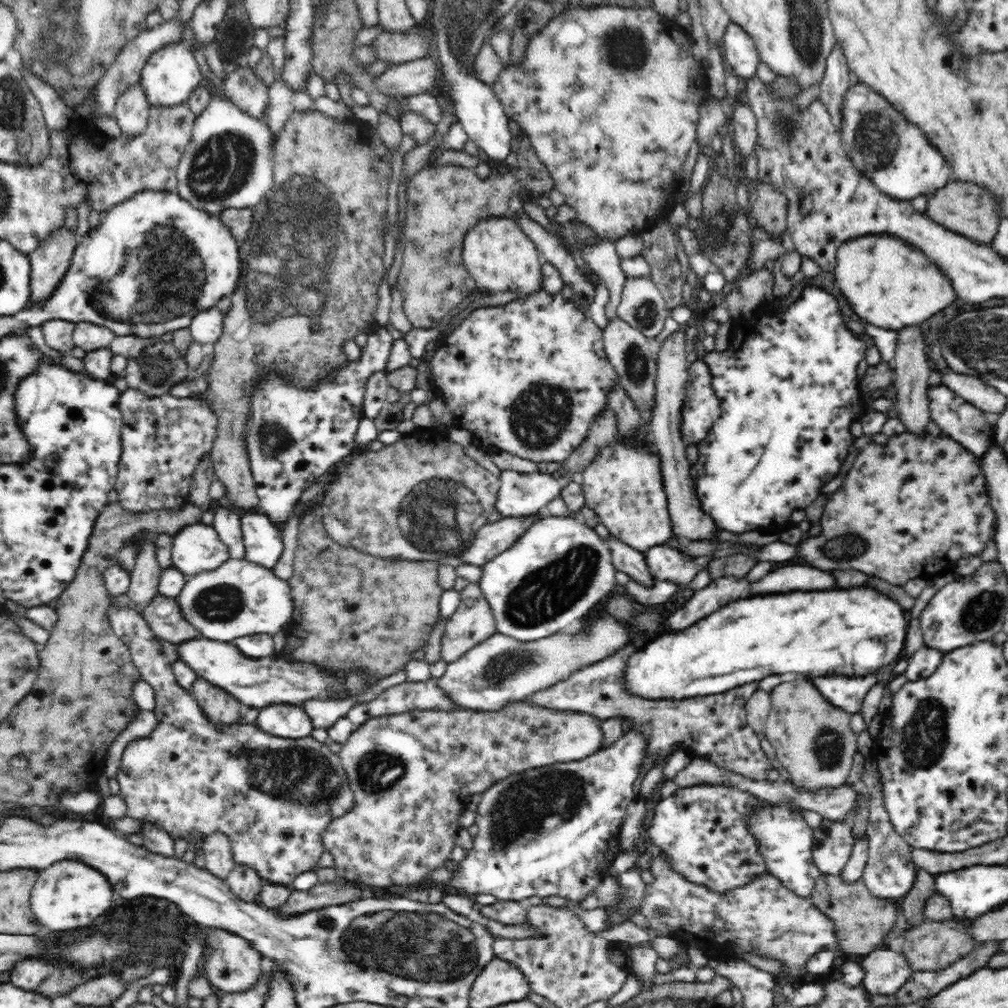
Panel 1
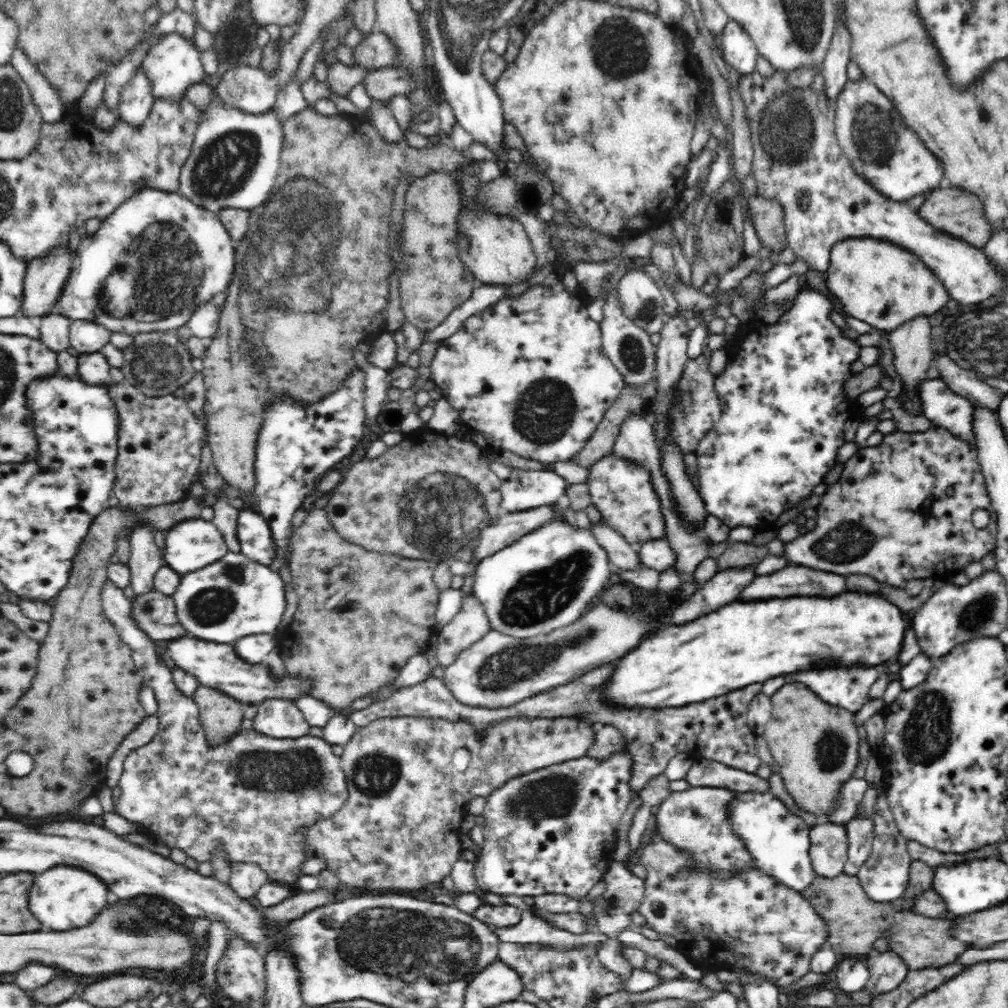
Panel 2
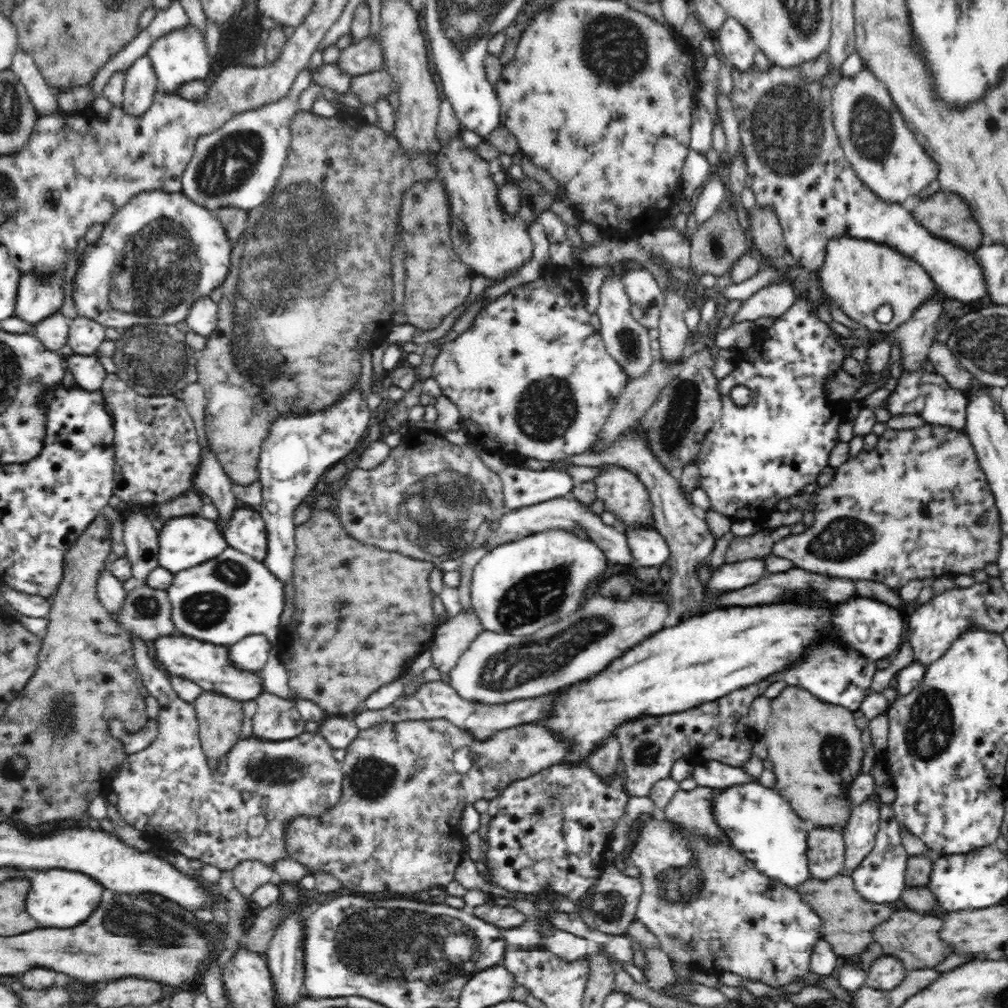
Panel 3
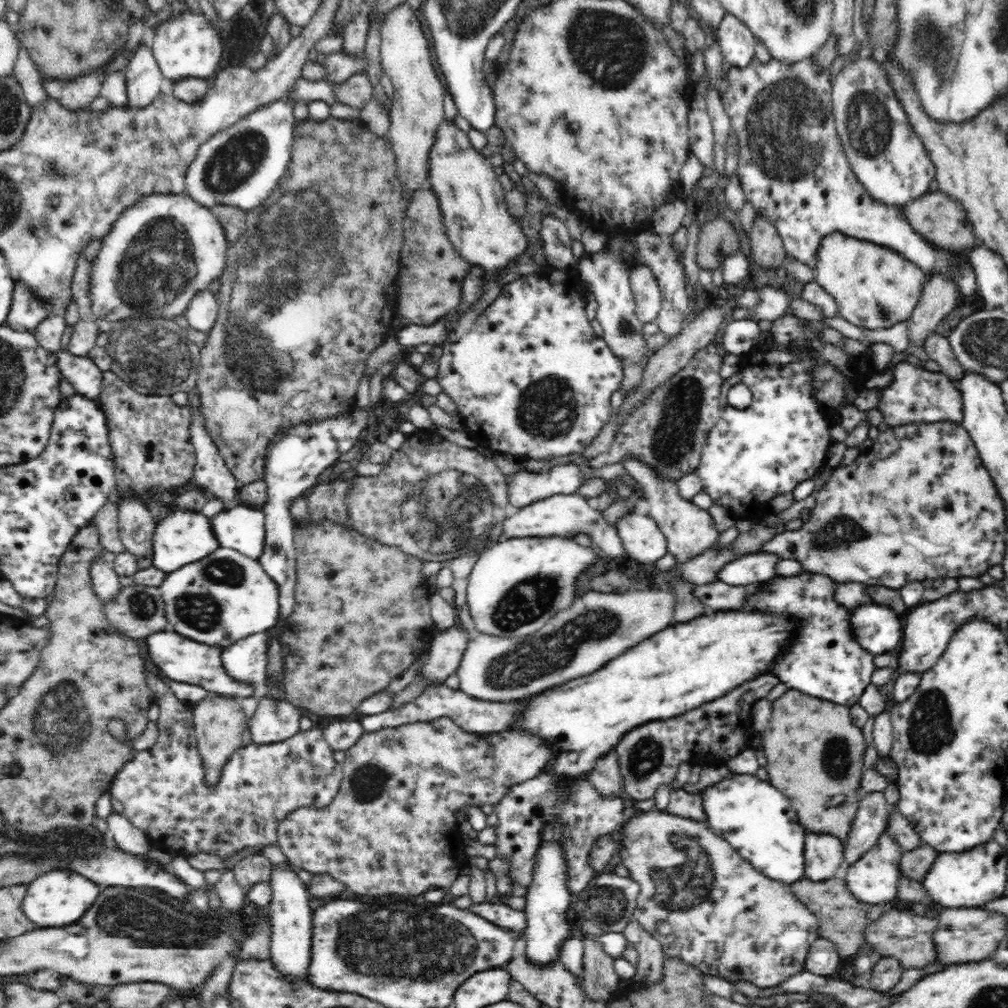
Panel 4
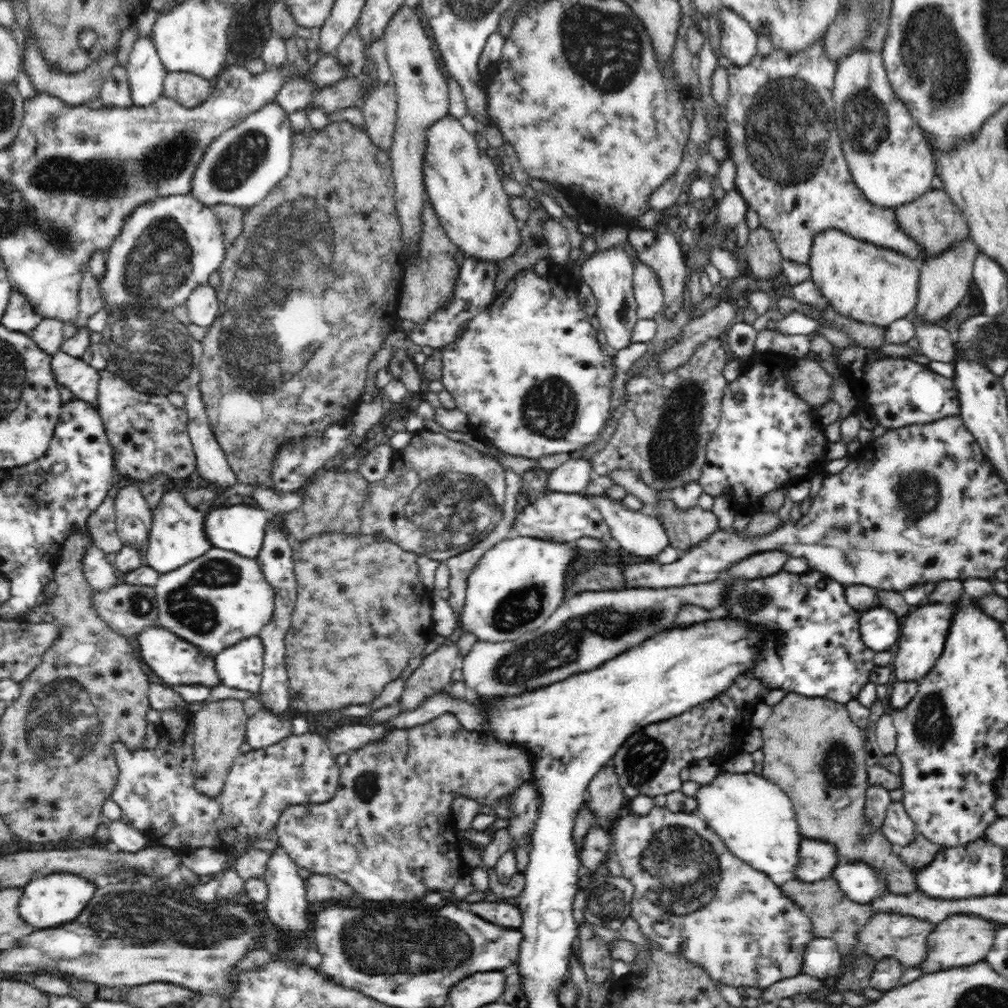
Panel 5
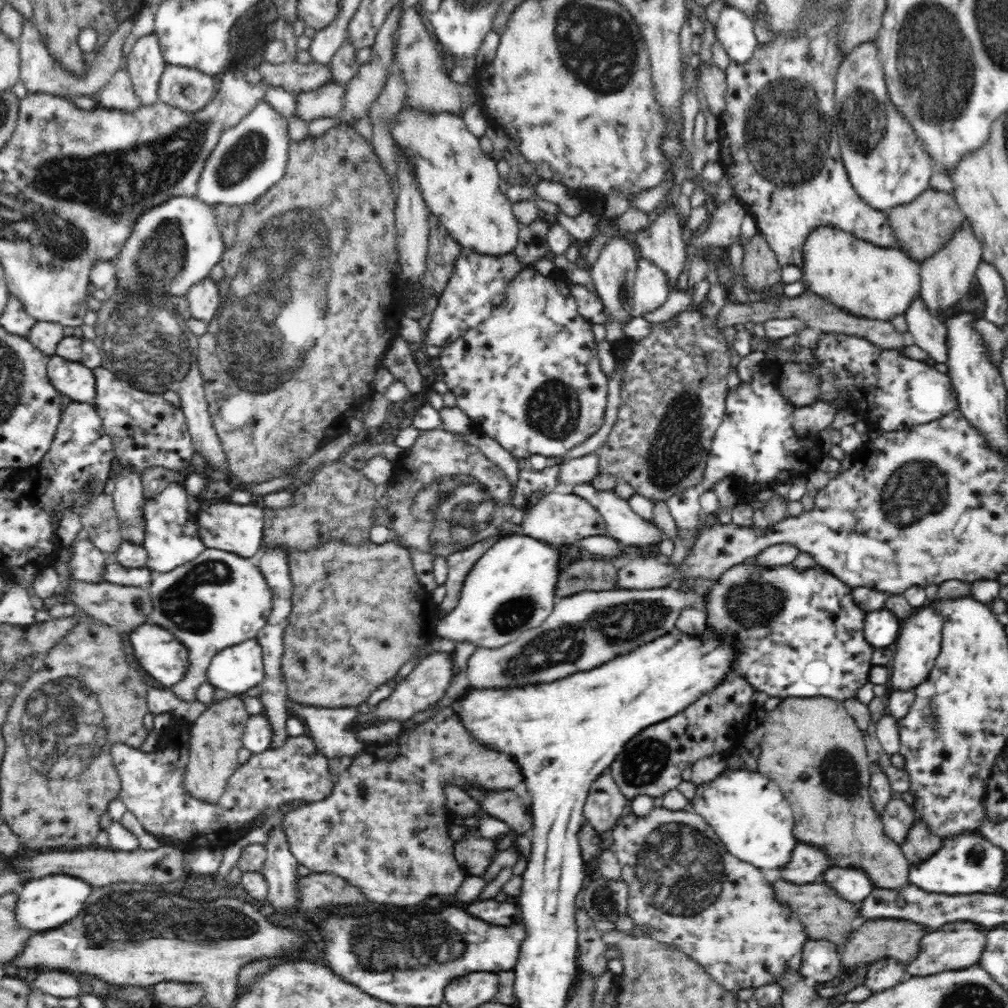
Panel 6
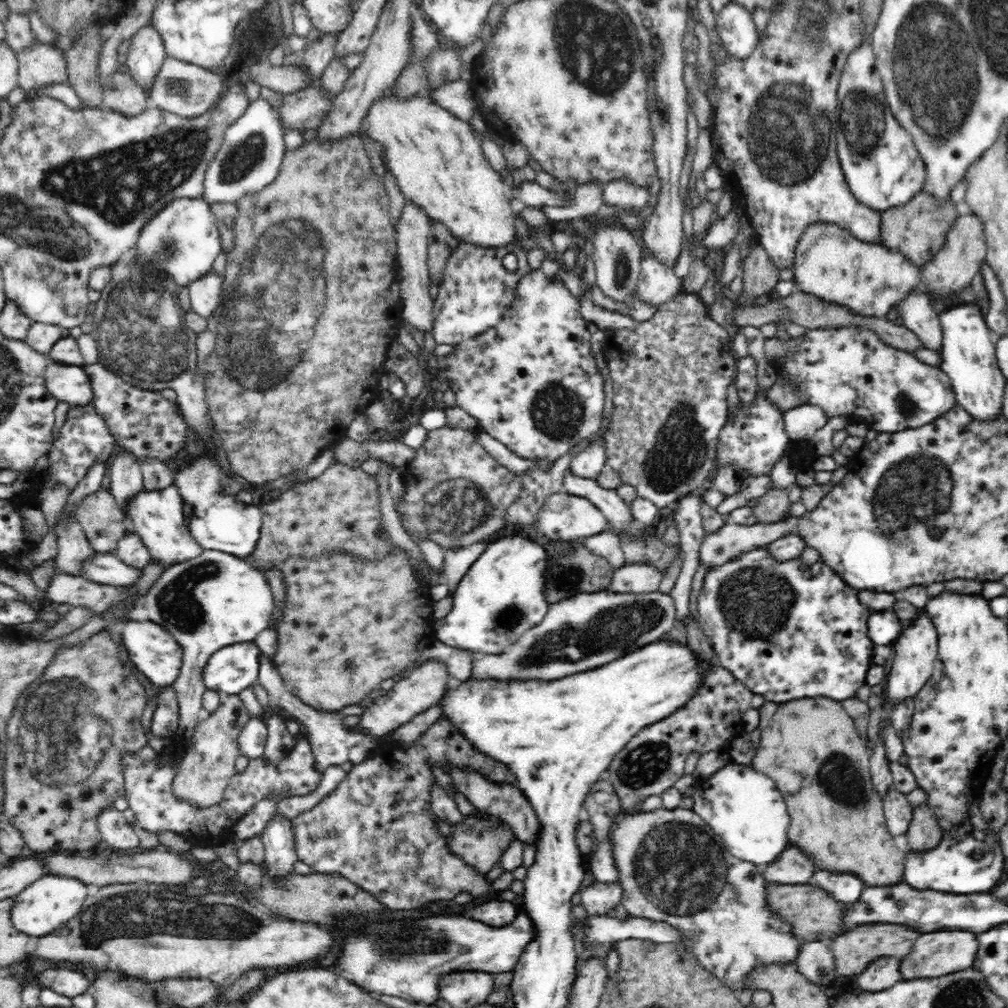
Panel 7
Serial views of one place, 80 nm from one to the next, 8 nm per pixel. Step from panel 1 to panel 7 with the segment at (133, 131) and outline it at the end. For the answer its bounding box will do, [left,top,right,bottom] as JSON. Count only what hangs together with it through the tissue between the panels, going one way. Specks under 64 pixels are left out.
[125,26,166,98]

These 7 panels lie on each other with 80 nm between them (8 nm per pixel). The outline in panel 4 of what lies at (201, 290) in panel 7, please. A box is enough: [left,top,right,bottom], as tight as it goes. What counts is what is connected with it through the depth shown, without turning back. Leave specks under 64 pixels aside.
[184,289,218,334]

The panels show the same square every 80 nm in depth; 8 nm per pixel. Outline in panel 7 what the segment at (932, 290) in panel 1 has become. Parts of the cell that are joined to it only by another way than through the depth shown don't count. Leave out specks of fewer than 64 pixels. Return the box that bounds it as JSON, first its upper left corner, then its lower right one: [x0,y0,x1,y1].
[792,223,921,318]

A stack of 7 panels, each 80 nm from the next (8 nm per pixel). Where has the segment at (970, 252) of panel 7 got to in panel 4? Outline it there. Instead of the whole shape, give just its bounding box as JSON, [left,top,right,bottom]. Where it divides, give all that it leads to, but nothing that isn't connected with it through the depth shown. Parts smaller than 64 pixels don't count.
[906,275,959,348]

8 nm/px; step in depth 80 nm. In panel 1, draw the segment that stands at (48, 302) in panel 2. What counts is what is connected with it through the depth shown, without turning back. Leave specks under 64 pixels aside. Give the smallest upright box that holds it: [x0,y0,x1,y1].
[29,227,77,302]

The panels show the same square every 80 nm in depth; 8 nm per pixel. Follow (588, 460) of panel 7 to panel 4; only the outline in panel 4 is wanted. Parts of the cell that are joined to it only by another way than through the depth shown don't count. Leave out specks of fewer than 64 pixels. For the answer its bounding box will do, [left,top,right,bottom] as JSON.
[504,463,583,508]

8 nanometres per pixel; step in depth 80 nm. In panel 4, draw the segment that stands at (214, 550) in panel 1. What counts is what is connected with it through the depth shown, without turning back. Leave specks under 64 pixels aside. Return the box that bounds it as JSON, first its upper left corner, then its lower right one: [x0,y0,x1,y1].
[153,500,222,573]

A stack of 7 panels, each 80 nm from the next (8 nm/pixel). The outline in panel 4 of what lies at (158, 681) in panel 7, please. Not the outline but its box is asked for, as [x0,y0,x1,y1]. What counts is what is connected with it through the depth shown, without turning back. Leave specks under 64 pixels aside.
[146,630,254,698]

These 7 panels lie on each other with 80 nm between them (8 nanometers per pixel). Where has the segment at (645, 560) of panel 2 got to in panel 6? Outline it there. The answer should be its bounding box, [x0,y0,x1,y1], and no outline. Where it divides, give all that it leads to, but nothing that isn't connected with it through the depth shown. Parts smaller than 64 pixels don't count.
[571,483,667,548]

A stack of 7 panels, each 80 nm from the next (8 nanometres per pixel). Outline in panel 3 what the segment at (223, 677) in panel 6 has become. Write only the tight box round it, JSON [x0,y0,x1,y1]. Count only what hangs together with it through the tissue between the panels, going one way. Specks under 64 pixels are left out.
[229,634,272,673]

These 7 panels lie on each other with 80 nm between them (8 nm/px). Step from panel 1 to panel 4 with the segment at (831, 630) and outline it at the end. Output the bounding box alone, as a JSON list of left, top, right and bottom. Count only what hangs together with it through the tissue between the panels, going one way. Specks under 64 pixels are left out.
[516,604,903,780]

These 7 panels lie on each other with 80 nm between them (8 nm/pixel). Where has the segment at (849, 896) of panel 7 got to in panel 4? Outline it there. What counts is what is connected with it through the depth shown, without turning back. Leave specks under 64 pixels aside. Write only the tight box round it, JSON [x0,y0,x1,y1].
[845,821,904,904]

